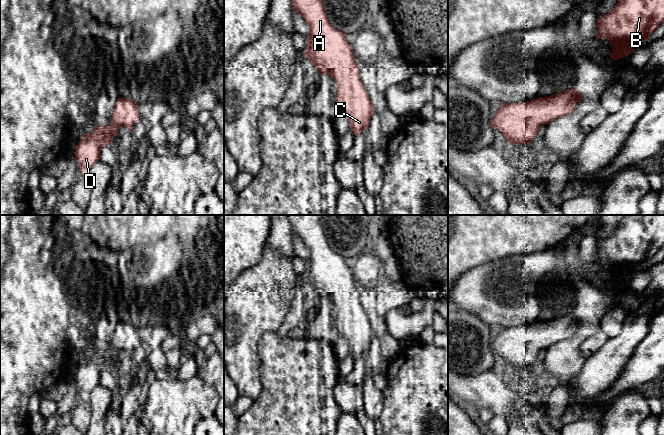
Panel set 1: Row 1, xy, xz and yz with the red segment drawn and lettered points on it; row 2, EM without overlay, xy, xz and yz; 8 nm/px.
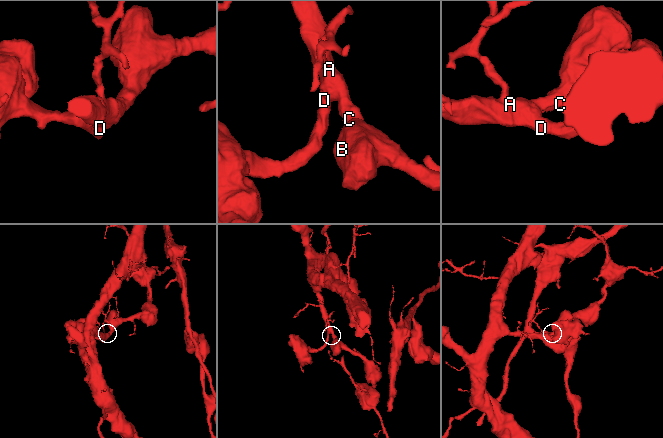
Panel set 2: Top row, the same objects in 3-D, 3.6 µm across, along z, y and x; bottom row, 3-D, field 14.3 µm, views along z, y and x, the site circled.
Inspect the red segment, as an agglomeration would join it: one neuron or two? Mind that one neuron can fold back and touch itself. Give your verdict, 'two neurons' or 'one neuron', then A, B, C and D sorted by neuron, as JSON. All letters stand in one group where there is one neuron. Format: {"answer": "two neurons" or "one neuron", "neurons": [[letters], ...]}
{"answer": "one neuron", "neurons": [["A", "B", "C", "D"]]}

